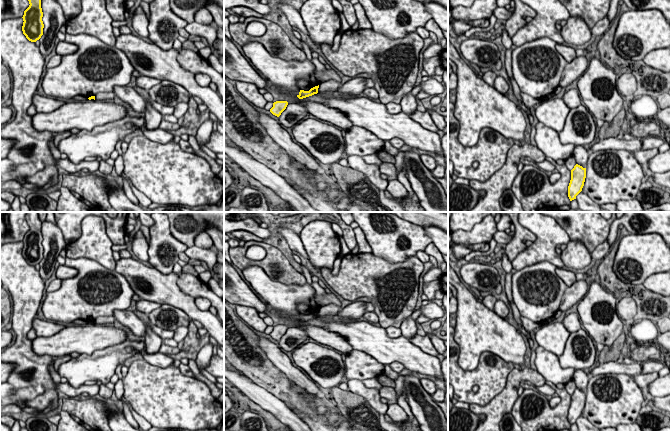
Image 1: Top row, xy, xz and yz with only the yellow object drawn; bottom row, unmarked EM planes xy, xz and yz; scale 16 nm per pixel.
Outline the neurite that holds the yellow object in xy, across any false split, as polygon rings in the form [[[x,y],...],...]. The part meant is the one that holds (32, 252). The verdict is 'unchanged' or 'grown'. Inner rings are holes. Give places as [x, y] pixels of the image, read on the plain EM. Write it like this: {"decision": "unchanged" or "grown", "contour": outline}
{"decision": "unchanged", "contour": [[[26,212],[29,231],[24,235],[22,255],[31,266],[36,266],[43,259],[44,248],[41,232],[41,221],[38,212]]]}

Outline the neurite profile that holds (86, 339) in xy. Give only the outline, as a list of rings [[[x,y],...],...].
[[[91,323],[65,327],[50,337],[36,337],[32,340],[32,350],[38,356],[49,355],[55,359],[73,352],[91,355],[96,350],[115,346],[126,340],[126,331],[122,329],[113,325]]]

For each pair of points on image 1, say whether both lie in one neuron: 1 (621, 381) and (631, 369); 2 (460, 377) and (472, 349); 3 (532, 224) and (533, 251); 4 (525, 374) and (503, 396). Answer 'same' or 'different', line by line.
1: different
2: different
3: same
4: same

